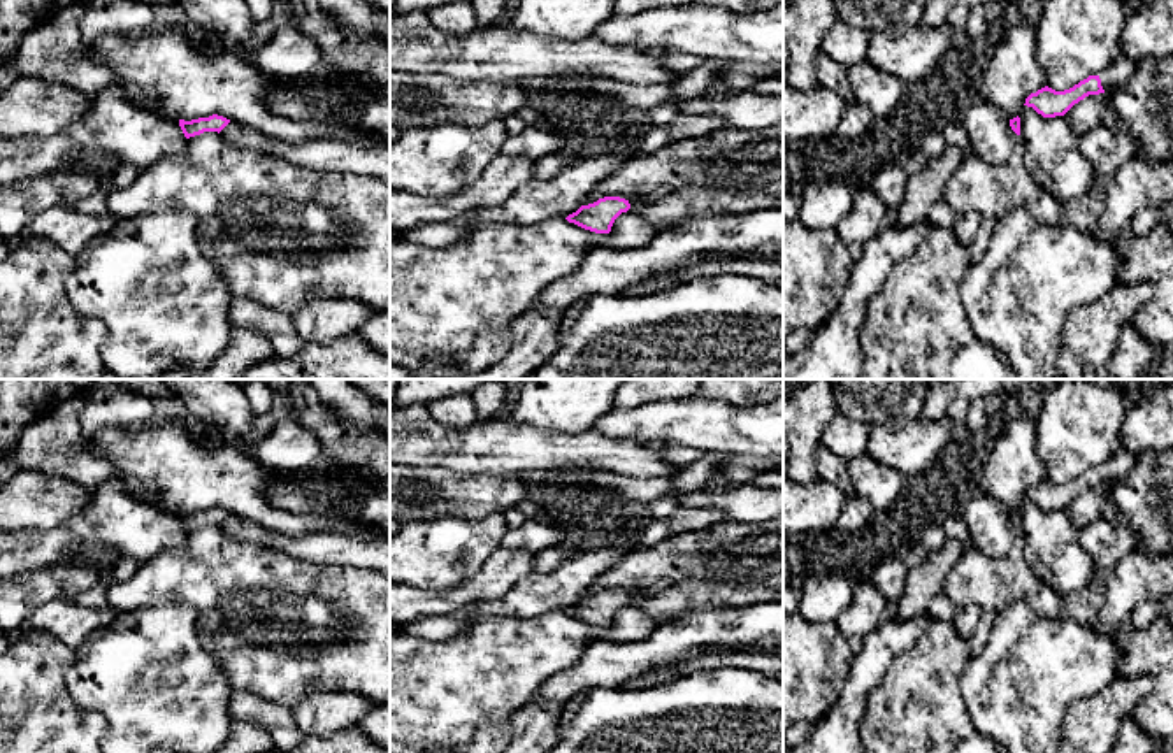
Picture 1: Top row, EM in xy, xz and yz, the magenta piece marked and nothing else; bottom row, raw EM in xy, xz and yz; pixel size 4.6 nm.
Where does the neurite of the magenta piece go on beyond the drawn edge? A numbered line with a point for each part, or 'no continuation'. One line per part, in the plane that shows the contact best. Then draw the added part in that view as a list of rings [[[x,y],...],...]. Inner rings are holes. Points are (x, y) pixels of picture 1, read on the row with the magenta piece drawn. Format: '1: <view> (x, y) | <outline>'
1: yz (1121, 71) | [[[1127,56],[1117,58],[1112,65],[1099,72],[1105,93],[1126,84],[1136,72],[1138,63]]]

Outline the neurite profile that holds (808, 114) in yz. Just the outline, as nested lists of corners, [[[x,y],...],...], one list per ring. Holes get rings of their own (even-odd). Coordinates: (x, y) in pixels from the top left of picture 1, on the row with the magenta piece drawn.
[[[783,82],[783,142],[788,146],[836,135],[848,104],[820,84],[802,91]]]

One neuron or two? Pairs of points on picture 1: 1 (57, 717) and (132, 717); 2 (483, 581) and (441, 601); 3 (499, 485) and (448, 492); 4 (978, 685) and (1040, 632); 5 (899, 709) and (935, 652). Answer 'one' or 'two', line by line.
1: two
2: one
3: one
4: one
5: one

